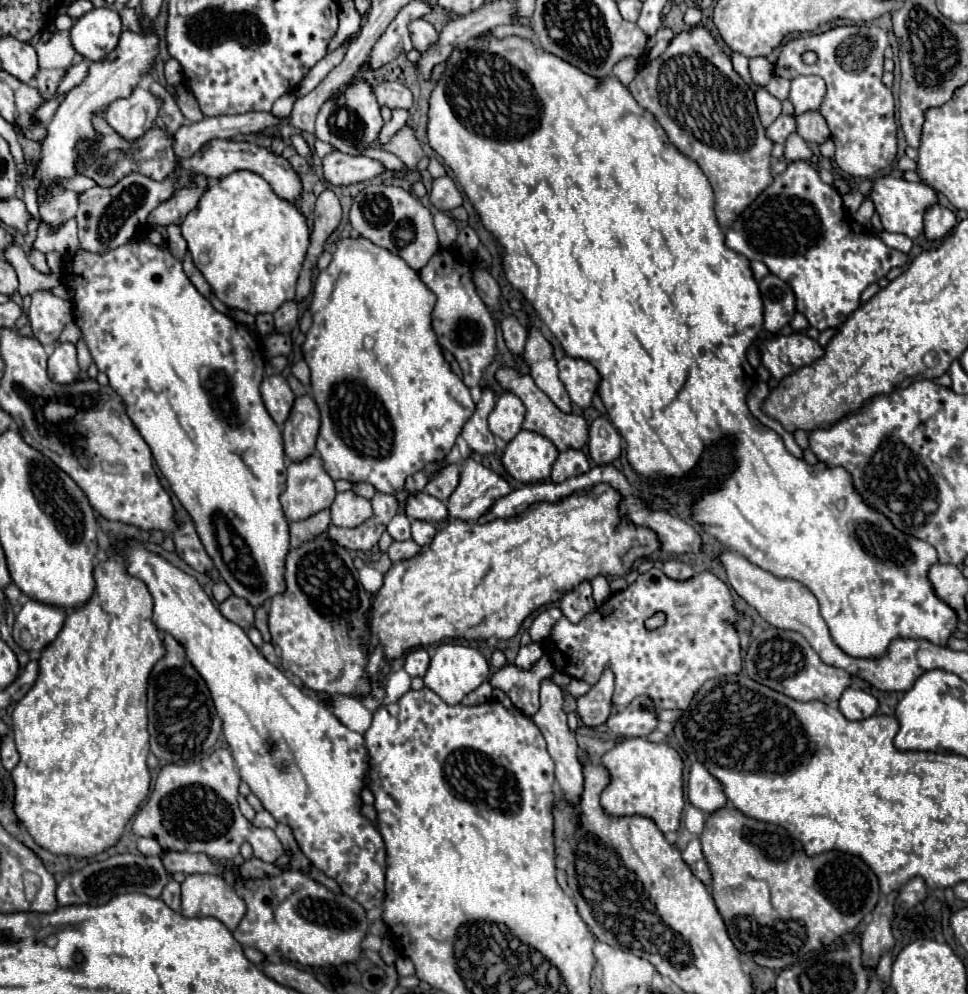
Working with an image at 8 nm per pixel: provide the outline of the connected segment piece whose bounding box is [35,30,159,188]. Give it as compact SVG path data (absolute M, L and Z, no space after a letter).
M125 30L119 38L117 48L101 62L93 62L89 66L89 76L83 80L83 84L79 84L67 92L67 98L63 100L63 104L55 112L53 120L49 122L47 136L41 142L41 164L35 170L35 176L39 178L39 182L43 186L53 188L55 176L71 178L77 174L77 160L79 160L79 156L75 152L77 140L79 138L91 138L91 140L97 138L93 124L91 124L93 112L105 110L105 106L111 104L113 100L127 98L131 94L131 90L141 80L141 76L151 72L153 60L157 56L157 42L159 40L151 30L143 30L141 34L133 34L133 32Z

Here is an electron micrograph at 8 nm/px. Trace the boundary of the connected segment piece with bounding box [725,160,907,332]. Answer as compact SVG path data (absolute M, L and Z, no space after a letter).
M803 160L789 162L787 170L783 174L777 174L773 178L773 184L767 186L755 198L755 202L743 210L743 214L727 230L725 244L749 260L763 262L771 274L779 276L781 280L787 280L787 284L791 284L795 292L797 312L803 314L809 320L809 324L819 332L827 328L839 328L847 320L847 316L859 308L861 304L859 296L869 284L887 276L891 268L895 266L903 268L907 264L905 252L889 248L875 234L871 236L853 234L843 208L841 194L835 190L835 186L825 184L819 178L817 170Z

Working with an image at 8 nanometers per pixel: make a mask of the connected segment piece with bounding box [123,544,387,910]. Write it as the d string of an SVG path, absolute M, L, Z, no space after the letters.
M129 544L123 554L129 562L127 572L143 580L153 596L155 626L169 632L185 646L187 658L207 682L217 714L223 720L223 734L231 746L241 780L249 784L251 792L263 802L265 810L269 810L277 822L291 826L301 852L311 860L313 866L317 866L325 876L333 878L341 890L357 900L365 910L381 906L385 896L383 878L387 850L379 830L361 814L361 790L367 786L367 772L371 768L371 758L367 756L363 736L343 726L341 720L317 698L307 700L299 686L295 686L281 670L259 654L259 650L247 638L247 632L229 622L215 608L193 576L181 572L161 556L151 554L141 546Z

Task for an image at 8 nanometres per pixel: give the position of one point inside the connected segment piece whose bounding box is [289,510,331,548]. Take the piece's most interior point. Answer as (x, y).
(305, 530)

